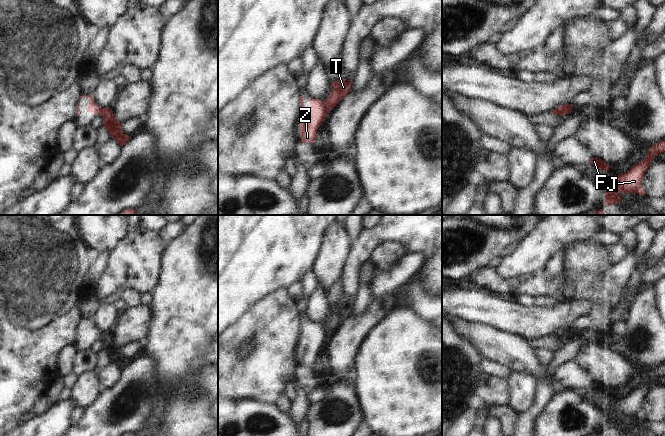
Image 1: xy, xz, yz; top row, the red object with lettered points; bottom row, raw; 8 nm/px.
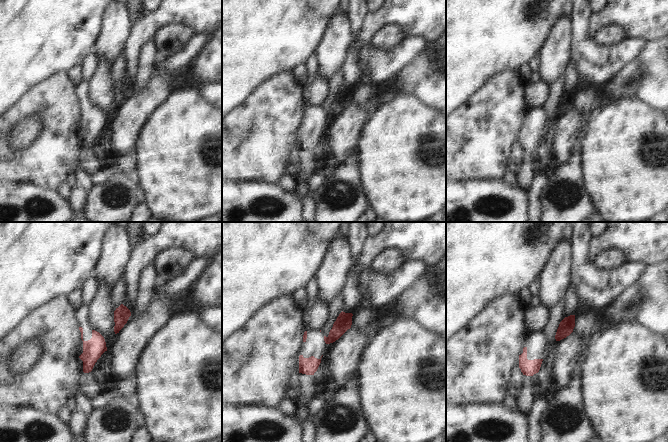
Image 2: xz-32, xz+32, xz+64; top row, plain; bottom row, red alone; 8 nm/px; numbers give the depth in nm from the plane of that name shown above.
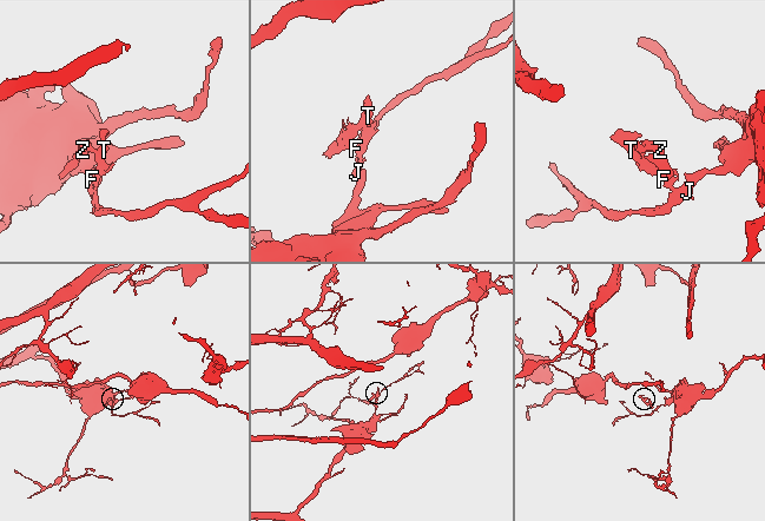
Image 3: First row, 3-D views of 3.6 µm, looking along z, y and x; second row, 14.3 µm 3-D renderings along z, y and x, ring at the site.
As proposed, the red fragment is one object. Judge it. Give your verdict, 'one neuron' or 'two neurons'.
two neurons

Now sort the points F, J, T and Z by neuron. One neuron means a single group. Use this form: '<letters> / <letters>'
F J T / Z

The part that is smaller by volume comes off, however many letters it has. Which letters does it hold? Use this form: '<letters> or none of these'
Z

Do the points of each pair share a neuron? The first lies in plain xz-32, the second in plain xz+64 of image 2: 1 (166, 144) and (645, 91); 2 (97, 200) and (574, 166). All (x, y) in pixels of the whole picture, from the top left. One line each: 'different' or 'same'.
1: different
2: same

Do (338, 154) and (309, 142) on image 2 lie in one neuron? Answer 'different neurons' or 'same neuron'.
different neurons

